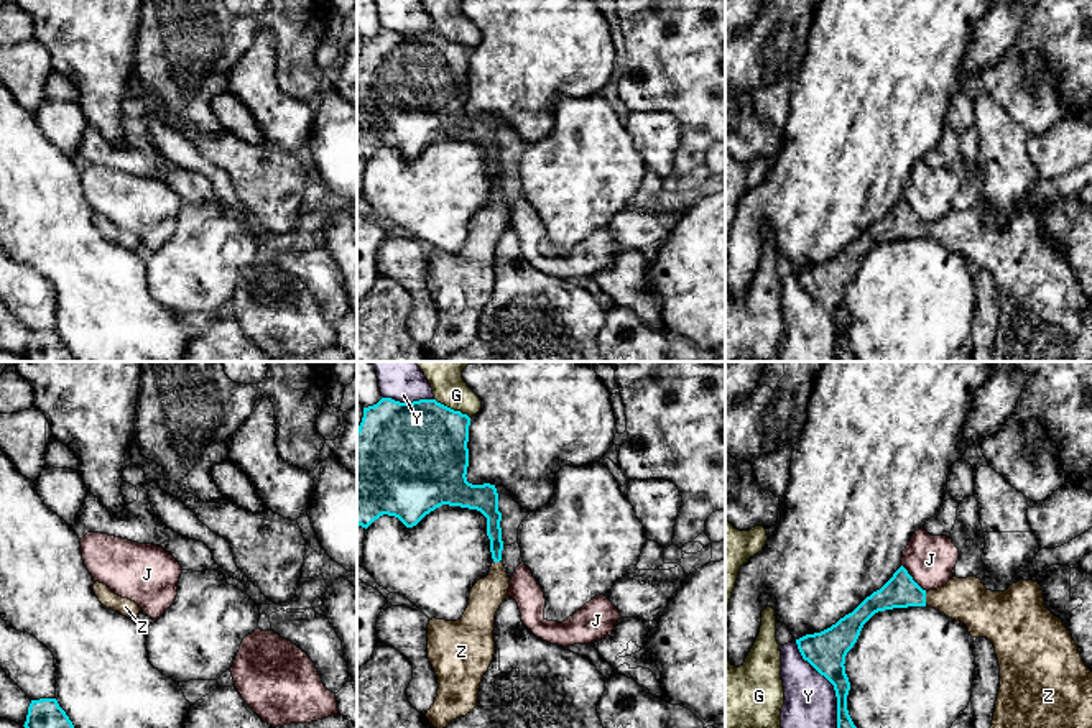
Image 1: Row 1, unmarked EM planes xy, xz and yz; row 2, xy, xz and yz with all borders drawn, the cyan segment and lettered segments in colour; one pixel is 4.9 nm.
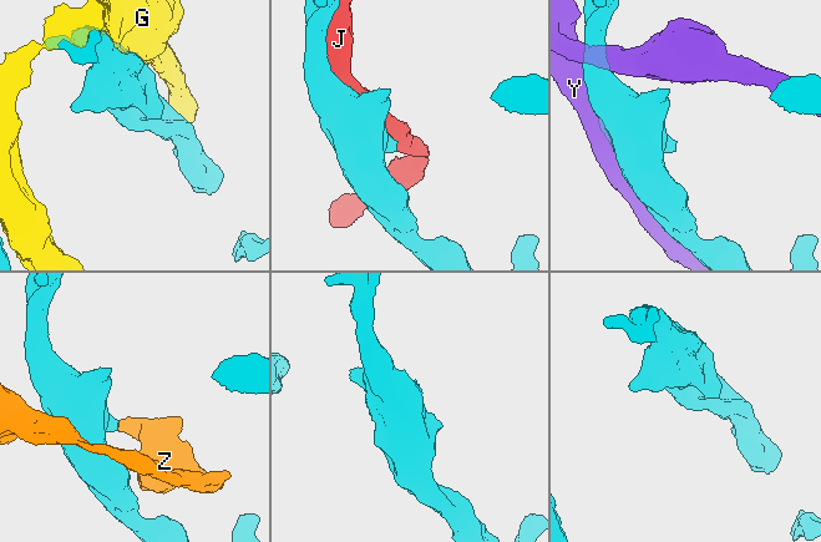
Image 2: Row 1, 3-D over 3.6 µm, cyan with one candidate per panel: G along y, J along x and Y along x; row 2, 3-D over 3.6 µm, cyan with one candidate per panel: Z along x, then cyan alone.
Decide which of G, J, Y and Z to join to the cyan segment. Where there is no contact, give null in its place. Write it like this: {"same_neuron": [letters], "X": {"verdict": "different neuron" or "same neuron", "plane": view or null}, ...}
{"same_neuron": ["Z"], "G": {"verdict": "different neuron", "plane": "xz"}, "J": {"verdict": "different neuron", "plane": "yz"}, "Y": {"verdict": "different neuron", "plane": "yz"}, "Z": {"verdict": "same neuron", "plane": "yz"}}

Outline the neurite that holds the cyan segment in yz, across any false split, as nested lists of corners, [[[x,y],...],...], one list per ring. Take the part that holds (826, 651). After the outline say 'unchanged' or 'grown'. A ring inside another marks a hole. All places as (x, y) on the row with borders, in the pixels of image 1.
[[[903,565],[880,590],[835,624],[796,639],[803,659],[834,685],[837,728],[857,728],[847,710],[850,690],[844,666],[847,652],[875,613],[908,606],[936,608],[964,623],[972,638],[987,638],[993,644],[1000,666],[1000,689],[990,728],[1092,728],[1092,670],[1084,664],[1062,620],[1046,608],[1038,582],[1020,580],[1005,592],[992,592],[977,577],[952,577],[944,587],[926,592]]] | grown

